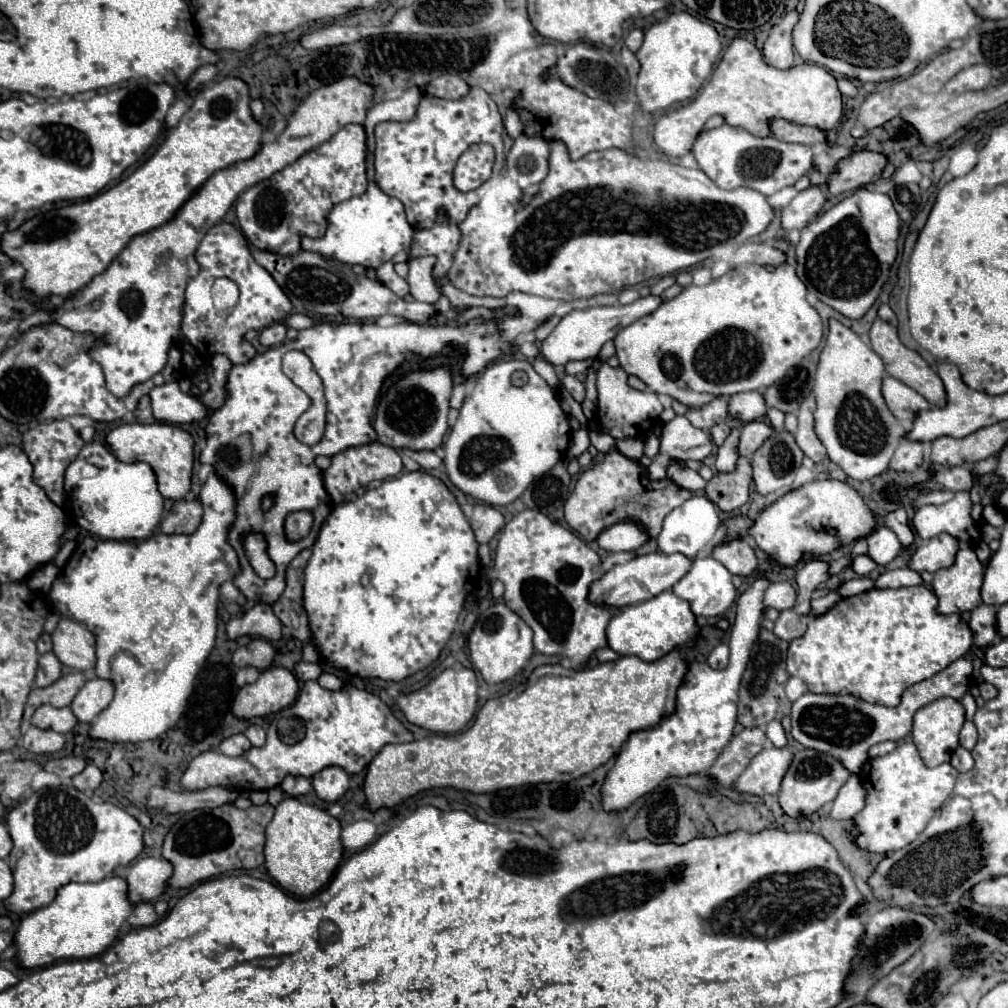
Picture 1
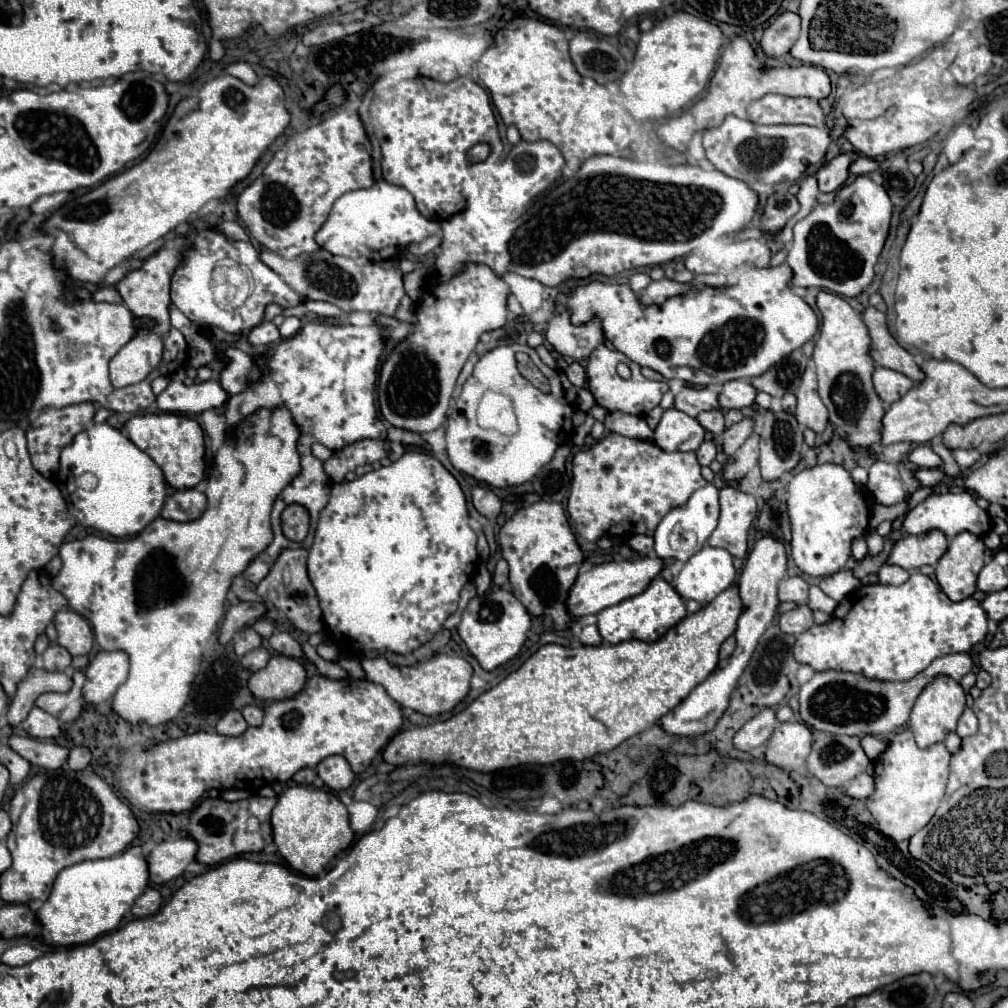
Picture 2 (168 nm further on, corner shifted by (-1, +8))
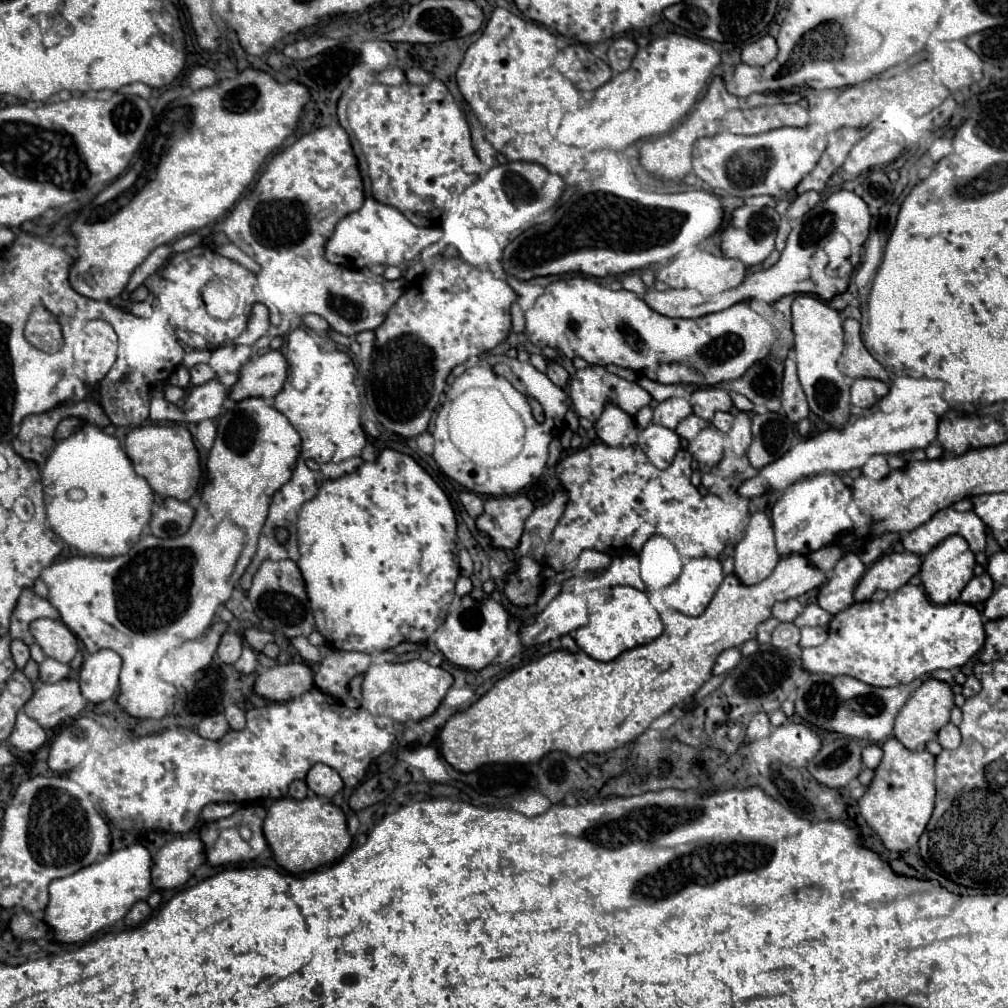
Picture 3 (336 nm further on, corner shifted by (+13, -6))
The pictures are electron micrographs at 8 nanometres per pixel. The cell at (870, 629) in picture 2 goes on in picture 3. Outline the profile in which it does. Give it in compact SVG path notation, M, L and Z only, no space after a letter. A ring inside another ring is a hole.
M907 583L901 589L889 593L883 601L853 603L845 611L839 611L829 623L829 637L819 647L801 649L801 665L809 673L849 675L873 687L897 687L907 685L917 677L929 675L935 669L955 669L965 665L985 642L984 624L979 611L967 603L935 605L915 585Z

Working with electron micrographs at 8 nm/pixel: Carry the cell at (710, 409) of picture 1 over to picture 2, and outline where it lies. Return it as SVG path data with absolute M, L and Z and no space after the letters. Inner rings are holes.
M685 387L675 395L673 407L687 413L689 417L697 417L701 411L719 409L719 389L717 387Z

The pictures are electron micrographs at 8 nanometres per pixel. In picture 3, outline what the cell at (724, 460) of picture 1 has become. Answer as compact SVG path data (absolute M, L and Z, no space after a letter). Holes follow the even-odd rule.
M719 411L715 417L713 417L713 427L715 429L719 429L719 431L723 431L723 433L727 433L729 431L729 427L731 427L731 423L733 423L733 415L731 413L723 413L723 411Z

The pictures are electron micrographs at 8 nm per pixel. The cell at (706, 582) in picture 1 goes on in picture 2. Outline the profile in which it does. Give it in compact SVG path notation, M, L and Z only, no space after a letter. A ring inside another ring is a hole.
M705 545L679 571L675 589L683 599L693 599L701 605L711 603L723 589L735 583L737 571L733 557L719 547Z

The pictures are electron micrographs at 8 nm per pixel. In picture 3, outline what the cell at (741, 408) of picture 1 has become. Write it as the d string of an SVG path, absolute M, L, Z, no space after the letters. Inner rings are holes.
M709 387L709 389L699 389L691 395L691 407L693 413L705 421L711 421L713 415L717 411L731 411L733 409L733 401L729 397L727 391L719 389L719 387Z

